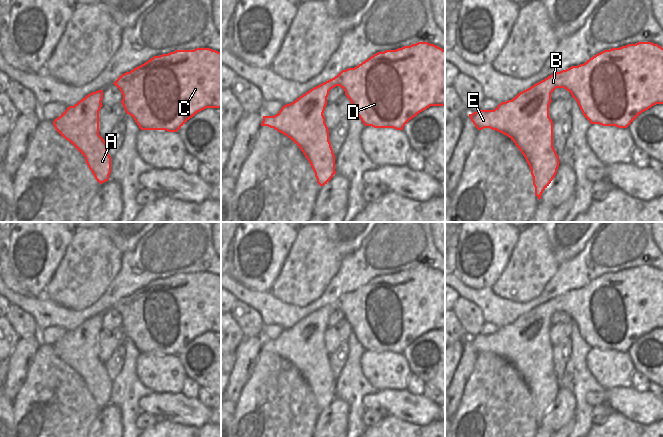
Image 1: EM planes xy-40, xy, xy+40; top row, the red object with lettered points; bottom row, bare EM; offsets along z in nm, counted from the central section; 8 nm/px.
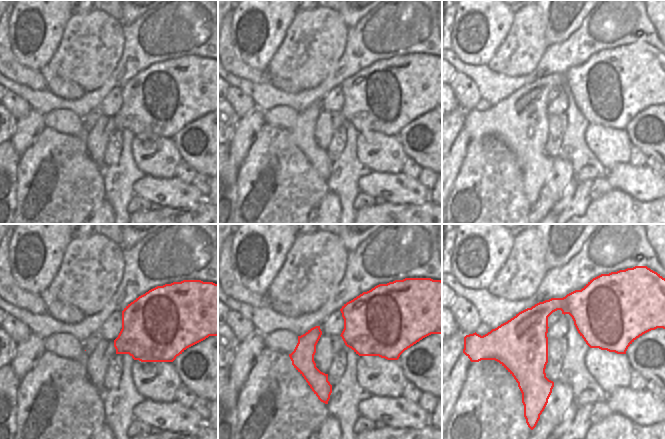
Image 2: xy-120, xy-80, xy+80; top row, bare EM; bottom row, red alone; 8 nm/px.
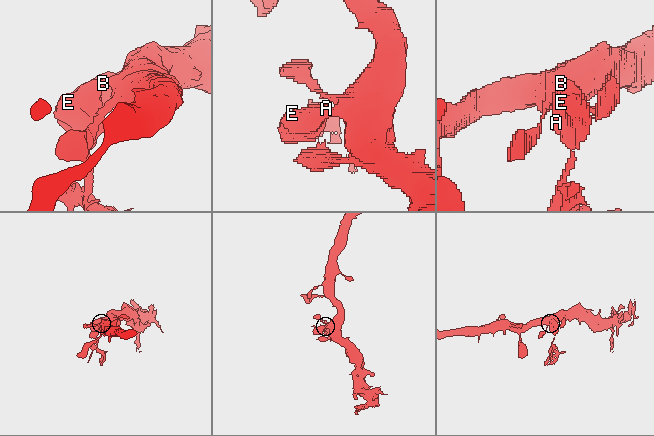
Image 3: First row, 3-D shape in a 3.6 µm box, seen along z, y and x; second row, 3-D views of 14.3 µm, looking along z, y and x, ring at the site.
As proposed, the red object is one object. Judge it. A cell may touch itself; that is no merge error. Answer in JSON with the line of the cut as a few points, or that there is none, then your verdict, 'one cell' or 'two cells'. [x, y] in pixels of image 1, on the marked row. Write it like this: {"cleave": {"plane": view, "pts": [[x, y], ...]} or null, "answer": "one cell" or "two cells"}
{"cleave": {"plane": "xy+40", "pts": [[565, 70], [568, 76], [562, 87]]}, "answer": "two cells"}

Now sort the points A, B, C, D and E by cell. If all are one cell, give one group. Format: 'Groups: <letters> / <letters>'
Groups: A B E / C D.

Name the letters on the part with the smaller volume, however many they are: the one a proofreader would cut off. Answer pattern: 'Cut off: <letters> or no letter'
Cut off: A, B, E

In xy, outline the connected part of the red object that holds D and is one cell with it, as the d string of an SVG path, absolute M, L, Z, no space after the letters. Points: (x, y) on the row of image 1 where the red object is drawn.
M418 42L410 46L404 46L396 50L386 50L378 52L359 64L354 68L348 68L341 71L343 77L339 86L345 91L345 95L351 101L351 106L363 122L365 126L372 126L374 128L394 128L396 130L403 130L403 127L420 112L426 110L430 106L445 106L445 50L430 44L428 42Z

